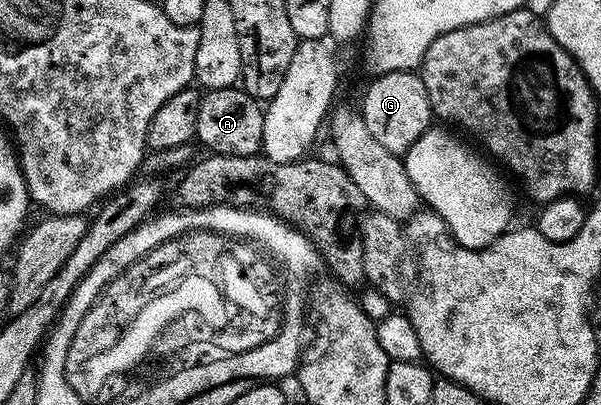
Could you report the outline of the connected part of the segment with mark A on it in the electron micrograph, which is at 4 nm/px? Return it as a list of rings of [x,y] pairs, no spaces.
[[[239,85],[217,90],[204,90],[198,104],[198,122],[195,141],[205,146],[205,151],[226,156],[254,156],[261,153],[263,118],[265,107],[257,99],[251,98]]]

